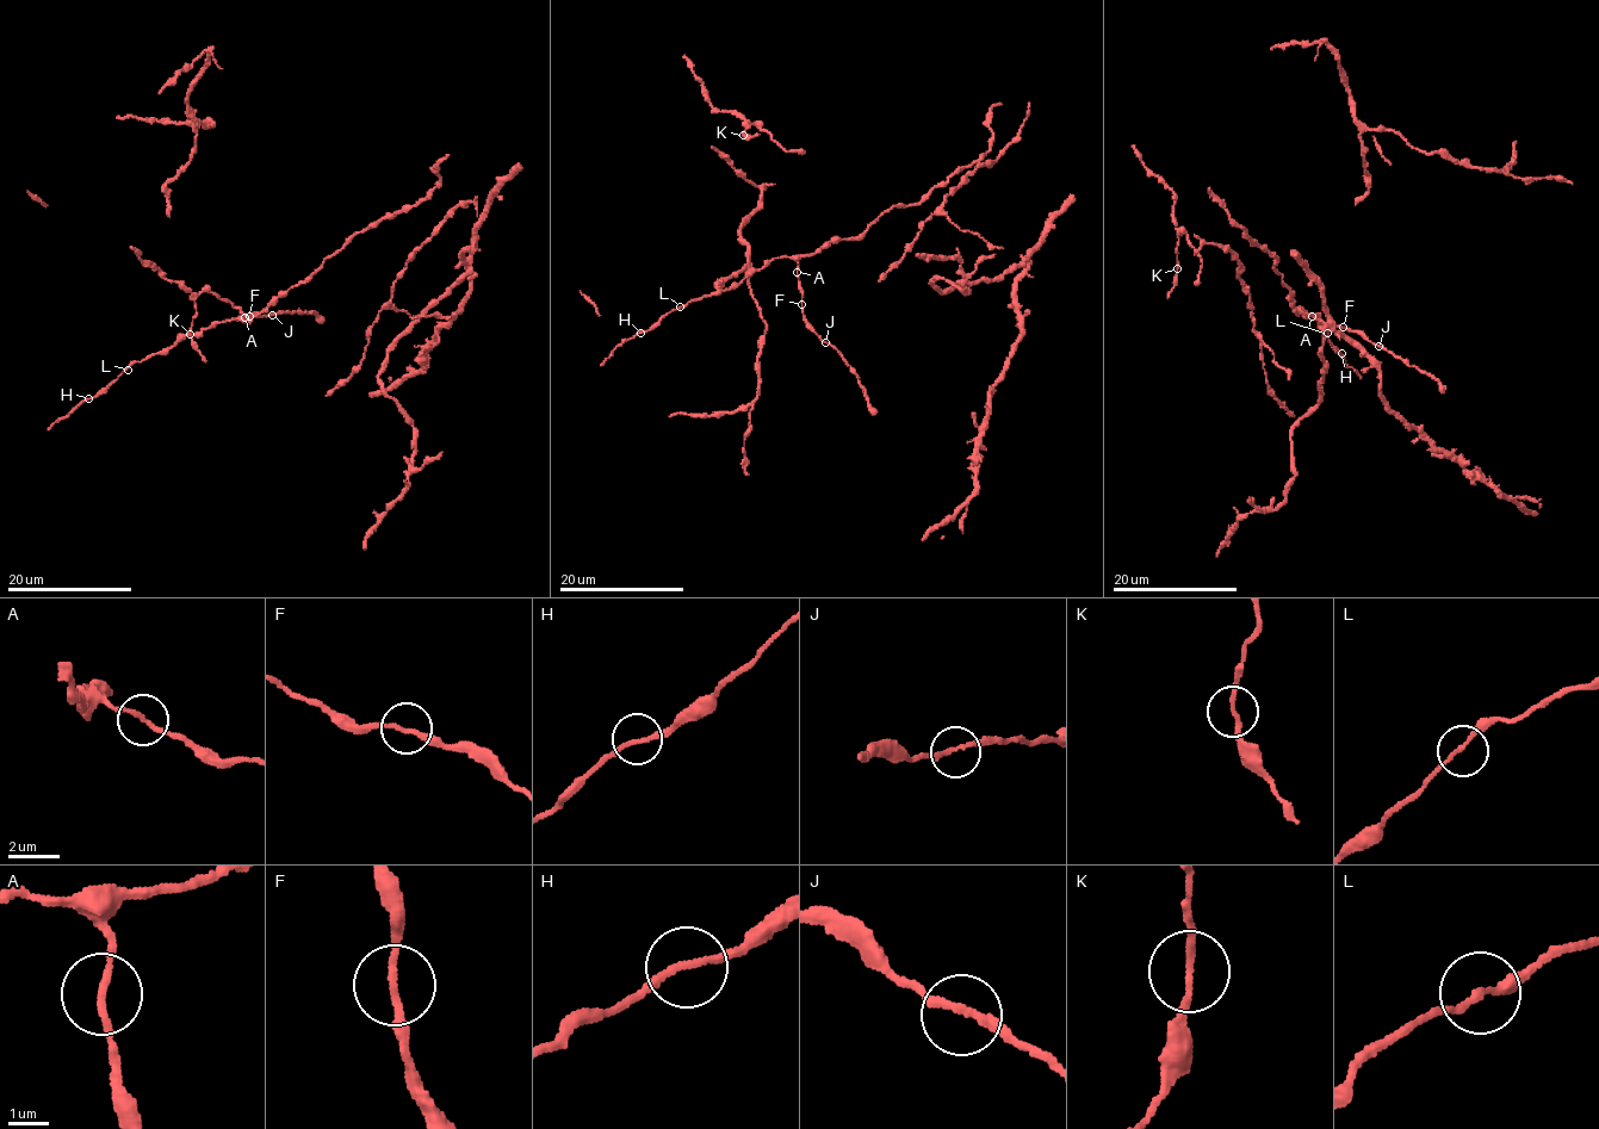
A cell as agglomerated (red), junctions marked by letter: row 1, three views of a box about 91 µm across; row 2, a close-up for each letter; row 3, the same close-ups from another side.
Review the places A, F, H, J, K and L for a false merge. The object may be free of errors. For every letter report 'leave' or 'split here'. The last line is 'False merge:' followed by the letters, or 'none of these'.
A: leave
F: leave
H: leave
J: leave
K: leave
L: leave
False merge: none of these

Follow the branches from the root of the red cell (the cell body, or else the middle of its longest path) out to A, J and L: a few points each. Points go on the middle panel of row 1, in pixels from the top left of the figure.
A: (956, 171), (918, 203), (885, 210), (857, 236), (828, 243), (801, 256), (797, 272)
J: (956, 171), (918, 203), (891, 206), (857, 236), (828, 243), (799, 260), (804, 318), (825, 342)
L: (956, 171), (918, 203), (885, 210), (857, 236), (828, 243), (805, 256), (767, 260), (729, 289), (680, 306)

